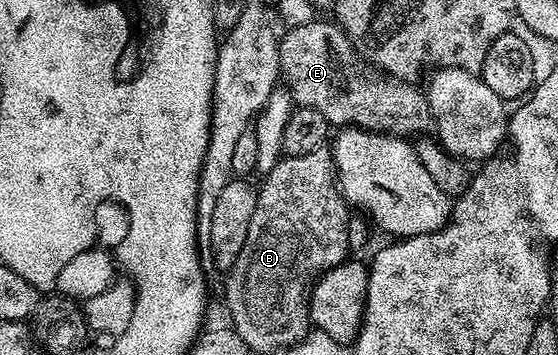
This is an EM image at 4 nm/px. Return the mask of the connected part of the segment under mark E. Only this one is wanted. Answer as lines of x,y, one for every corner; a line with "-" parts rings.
315,19
285,32
278,43
281,76
290,80
288,89
299,106
315,108
334,127
351,125
407,139
425,134
431,128
425,92
421,88
413,89
409,80
383,75
367,67
337,24

